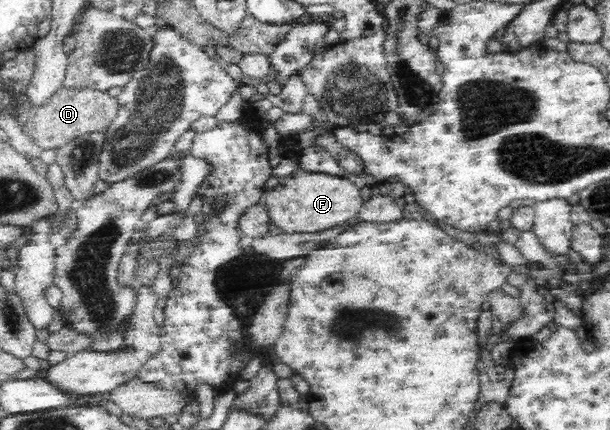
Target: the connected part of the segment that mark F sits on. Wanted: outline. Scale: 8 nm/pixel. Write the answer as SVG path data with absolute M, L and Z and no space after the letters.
M298 167L290 175L280 178L276 188L267 190L258 206L242 214L239 228L246 241L264 238L268 234L270 222L282 233L322 232L359 217L363 204L360 188L351 180L329 174L311 173Z

